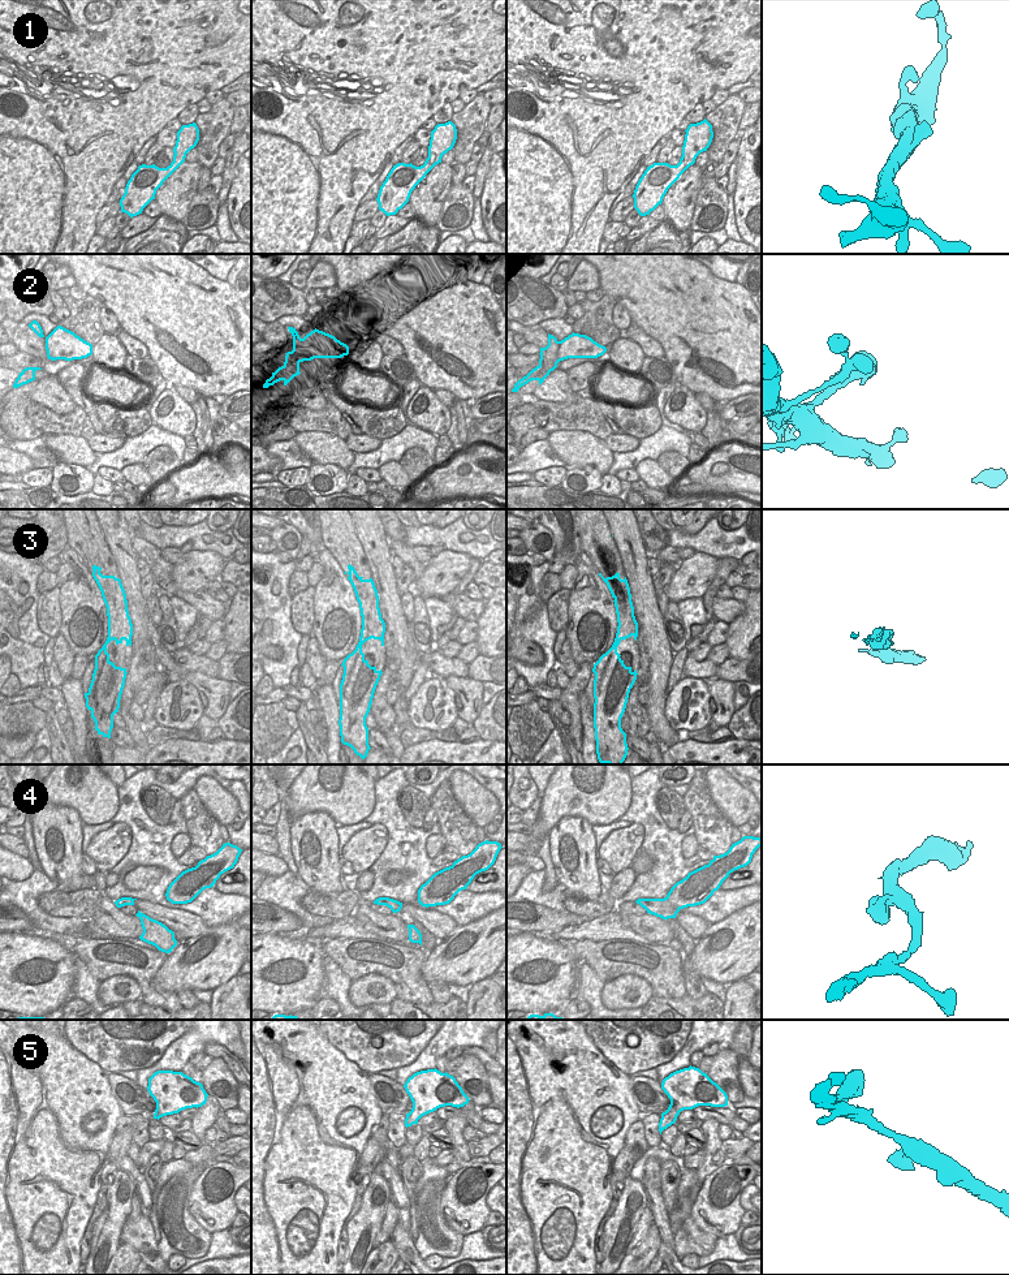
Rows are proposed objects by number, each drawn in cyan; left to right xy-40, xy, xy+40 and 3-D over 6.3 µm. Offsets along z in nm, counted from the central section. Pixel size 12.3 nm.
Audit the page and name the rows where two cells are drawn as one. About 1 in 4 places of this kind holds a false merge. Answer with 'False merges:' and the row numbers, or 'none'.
False merges: none

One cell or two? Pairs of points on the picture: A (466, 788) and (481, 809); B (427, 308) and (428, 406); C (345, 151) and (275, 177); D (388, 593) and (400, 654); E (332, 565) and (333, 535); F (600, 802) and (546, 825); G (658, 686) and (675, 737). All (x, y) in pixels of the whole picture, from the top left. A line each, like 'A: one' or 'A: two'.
A: one
B: two
C: one
D: one
E: two
F: one
G: one

